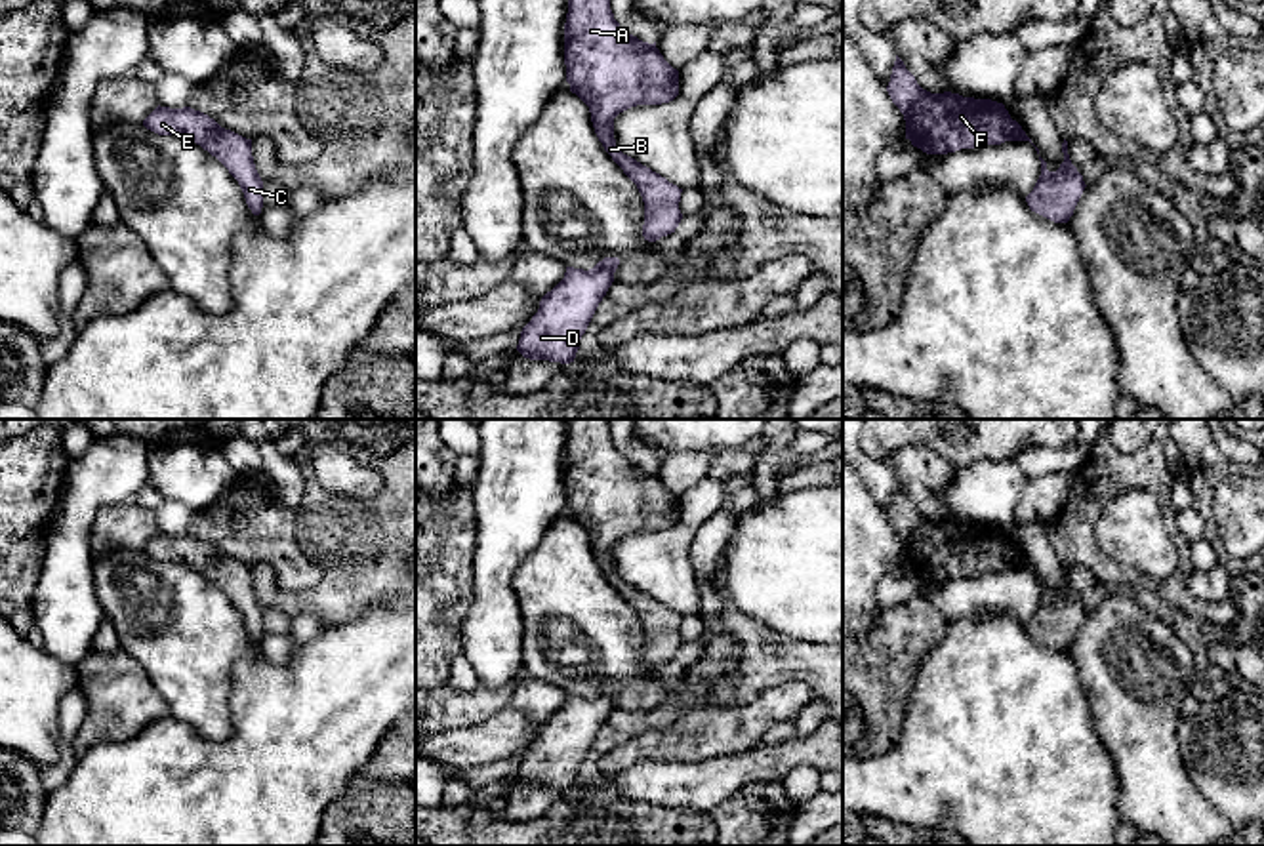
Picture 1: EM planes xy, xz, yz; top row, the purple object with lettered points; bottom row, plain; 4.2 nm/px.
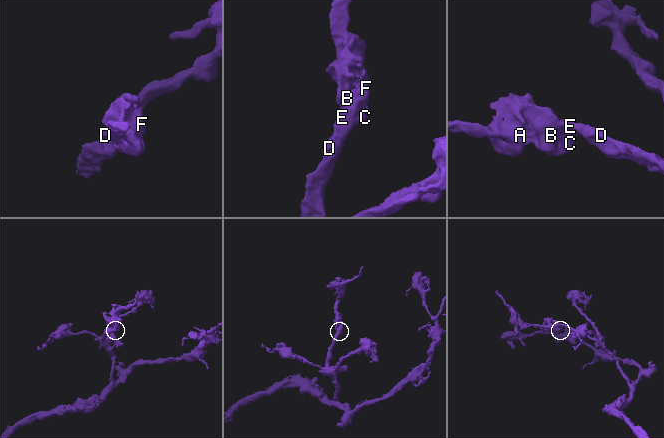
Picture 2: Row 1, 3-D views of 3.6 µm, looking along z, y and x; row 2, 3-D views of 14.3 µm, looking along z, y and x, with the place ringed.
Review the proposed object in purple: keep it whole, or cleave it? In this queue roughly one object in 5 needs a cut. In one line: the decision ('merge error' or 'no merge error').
no merge error

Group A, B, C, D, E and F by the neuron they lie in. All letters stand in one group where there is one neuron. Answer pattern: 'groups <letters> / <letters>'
groups A B C D E F

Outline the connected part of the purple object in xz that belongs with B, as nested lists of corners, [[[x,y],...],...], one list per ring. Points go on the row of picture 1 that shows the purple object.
[[[568,0],[564,65],[570,91],[589,107],[599,141],[642,196],[644,240],[675,232],[683,219],[683,189],[616,147],[614,118],[637,105],[673,101],[679,70],[663,59],[656,42],[639,40],[614,19],[610,0]]]

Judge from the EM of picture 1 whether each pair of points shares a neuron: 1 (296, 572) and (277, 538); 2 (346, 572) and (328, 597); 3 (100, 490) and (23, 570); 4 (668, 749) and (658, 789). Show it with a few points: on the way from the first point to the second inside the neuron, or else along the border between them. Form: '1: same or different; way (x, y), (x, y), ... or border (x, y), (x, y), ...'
1: same; way (290, 564), (277, 545)
2: same; way (346, 578), (334, 591)
3: different; border (46, 549), (33, 593)
4: different; border (712, 761), (635, 761), (622, 772)

